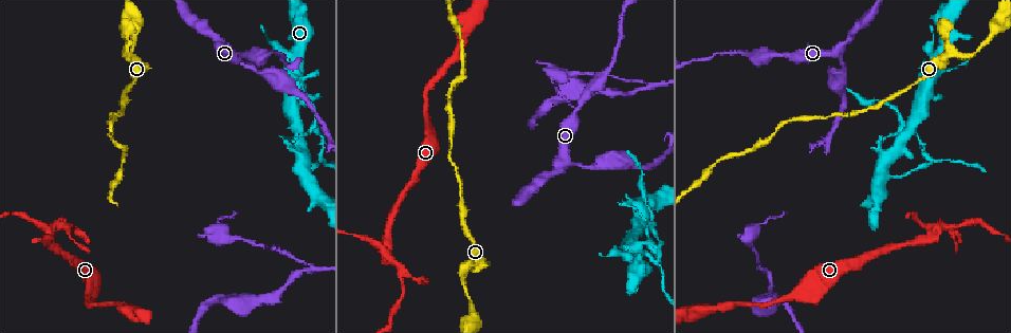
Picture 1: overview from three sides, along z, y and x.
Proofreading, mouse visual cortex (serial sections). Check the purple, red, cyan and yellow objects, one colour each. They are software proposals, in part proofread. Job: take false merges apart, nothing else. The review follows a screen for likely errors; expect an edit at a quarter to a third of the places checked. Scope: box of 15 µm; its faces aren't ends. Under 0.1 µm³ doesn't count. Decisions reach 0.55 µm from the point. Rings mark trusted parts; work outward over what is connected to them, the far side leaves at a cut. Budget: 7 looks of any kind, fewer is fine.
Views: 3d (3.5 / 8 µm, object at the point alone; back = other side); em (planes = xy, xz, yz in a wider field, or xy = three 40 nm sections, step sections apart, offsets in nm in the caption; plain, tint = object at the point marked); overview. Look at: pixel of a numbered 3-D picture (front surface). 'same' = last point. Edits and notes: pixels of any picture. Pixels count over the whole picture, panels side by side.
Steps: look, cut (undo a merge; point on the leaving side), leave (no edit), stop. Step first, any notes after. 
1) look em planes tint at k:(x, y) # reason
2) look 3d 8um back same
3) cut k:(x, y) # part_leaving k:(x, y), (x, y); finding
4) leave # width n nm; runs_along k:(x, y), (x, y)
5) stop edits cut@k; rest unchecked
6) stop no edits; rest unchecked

look 3d 3.5um at 1:(121, 163) # narrows sharply

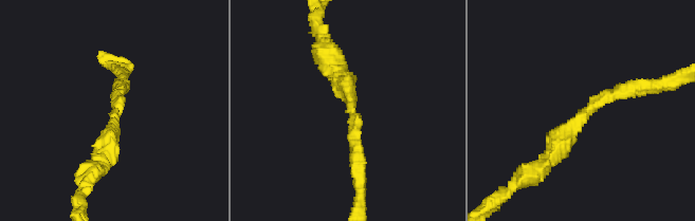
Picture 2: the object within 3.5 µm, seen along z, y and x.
look em xy step 3 plain at 2:(349, 110) # arm_widths 250, 300 nm

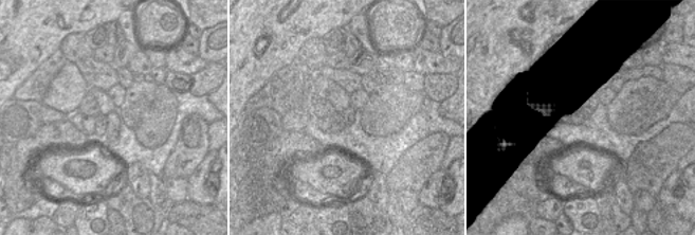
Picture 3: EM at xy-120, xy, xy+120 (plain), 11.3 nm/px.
look em xy step 3 tint same # where the object lies

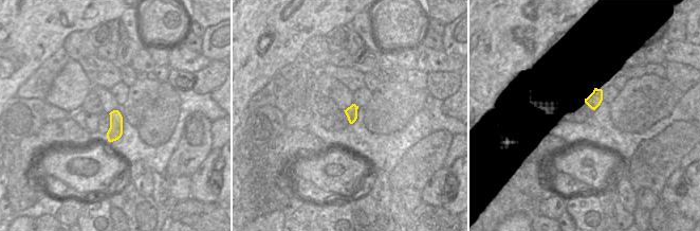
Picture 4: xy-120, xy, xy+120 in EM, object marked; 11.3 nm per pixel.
leave # runs_along 2:(647, 87), (590, 106), (538, 168); continuous, no second cell

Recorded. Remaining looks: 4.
look 3d 3.5um at 1:(637, 205) # arms part here

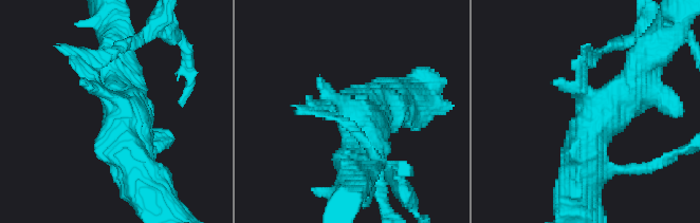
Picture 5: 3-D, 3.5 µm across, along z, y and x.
look em xy step 5 tint at 5:(591, 100)

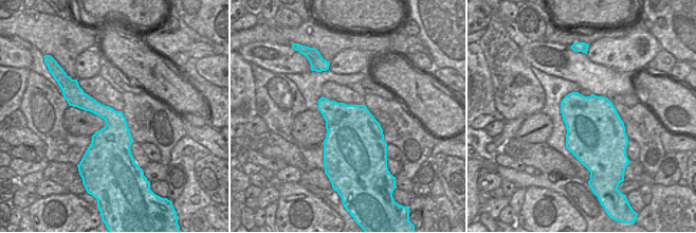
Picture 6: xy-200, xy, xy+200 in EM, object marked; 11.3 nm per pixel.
look em xy step 2 tint same # another direction

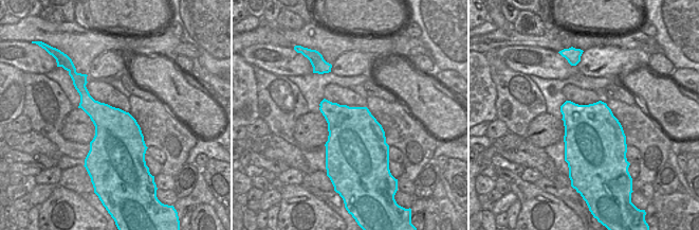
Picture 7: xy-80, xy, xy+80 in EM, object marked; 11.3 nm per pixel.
cut 5:(86, 52) # a second cell is stuck on

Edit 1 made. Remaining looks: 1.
stop edits cut@5; rest unchecked

